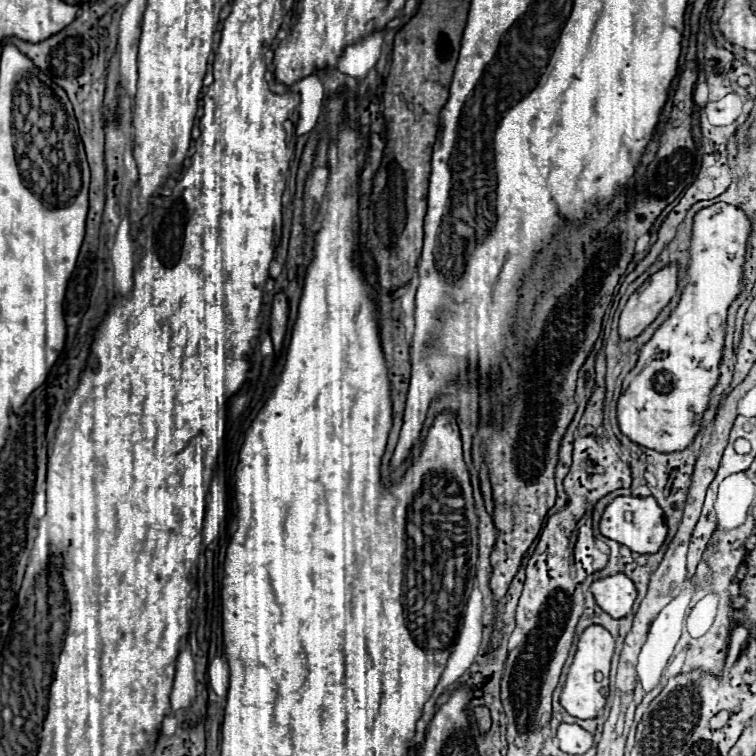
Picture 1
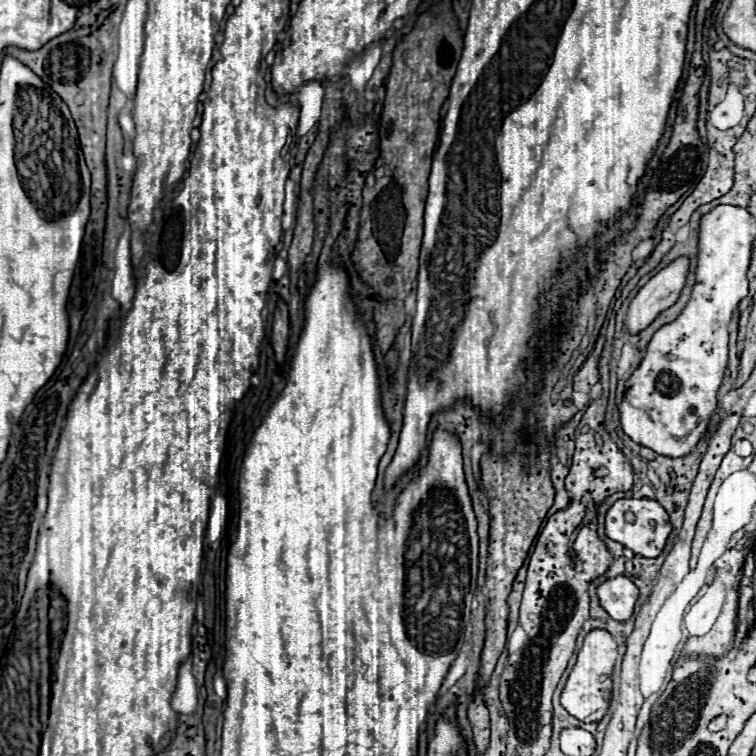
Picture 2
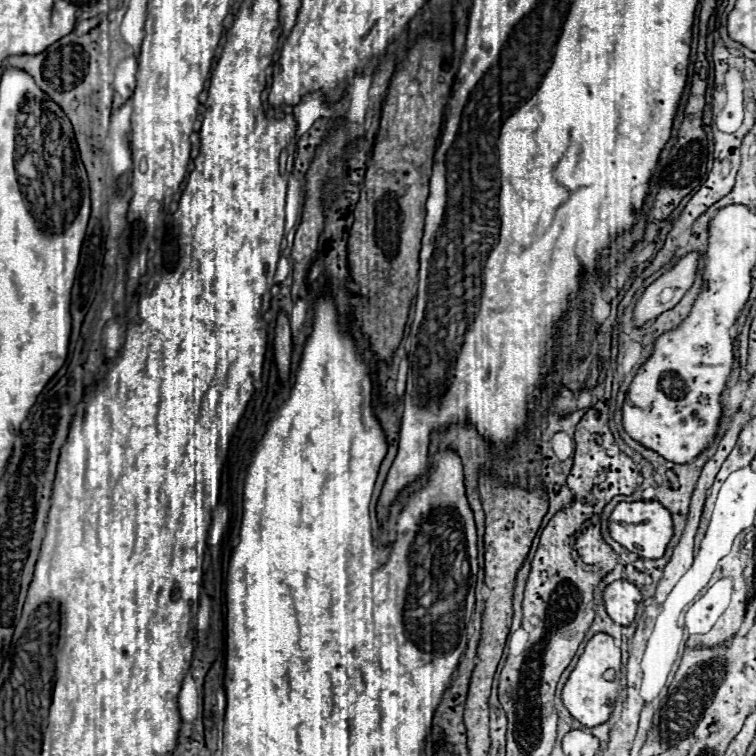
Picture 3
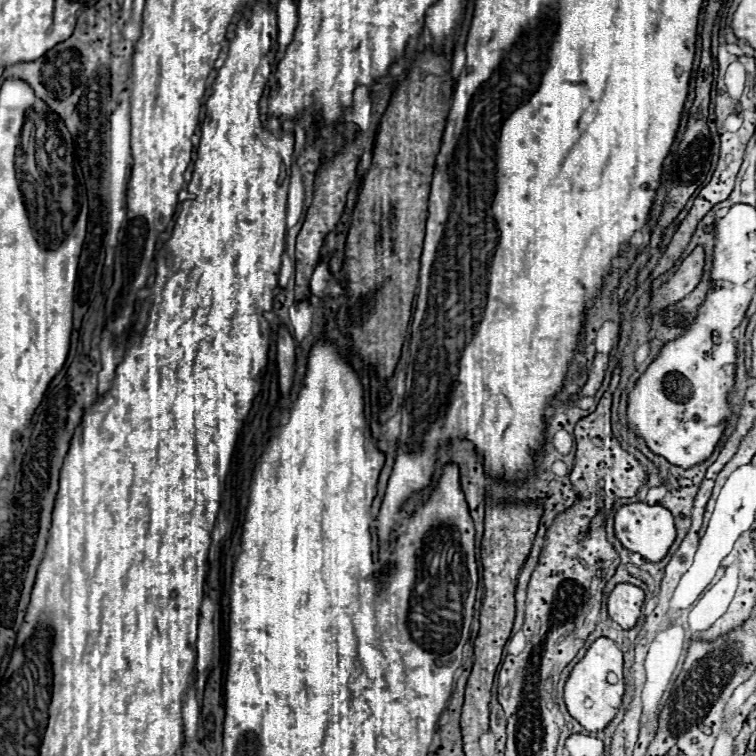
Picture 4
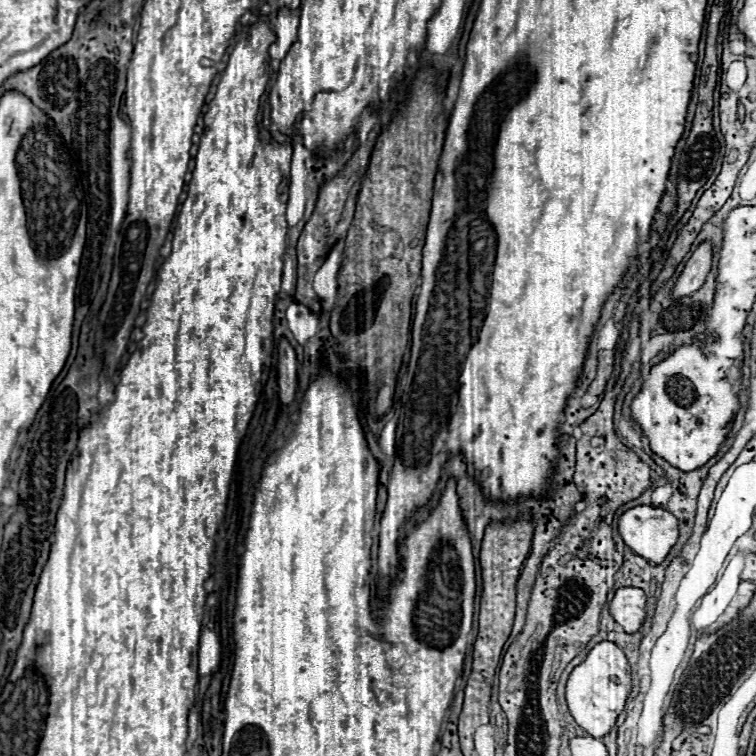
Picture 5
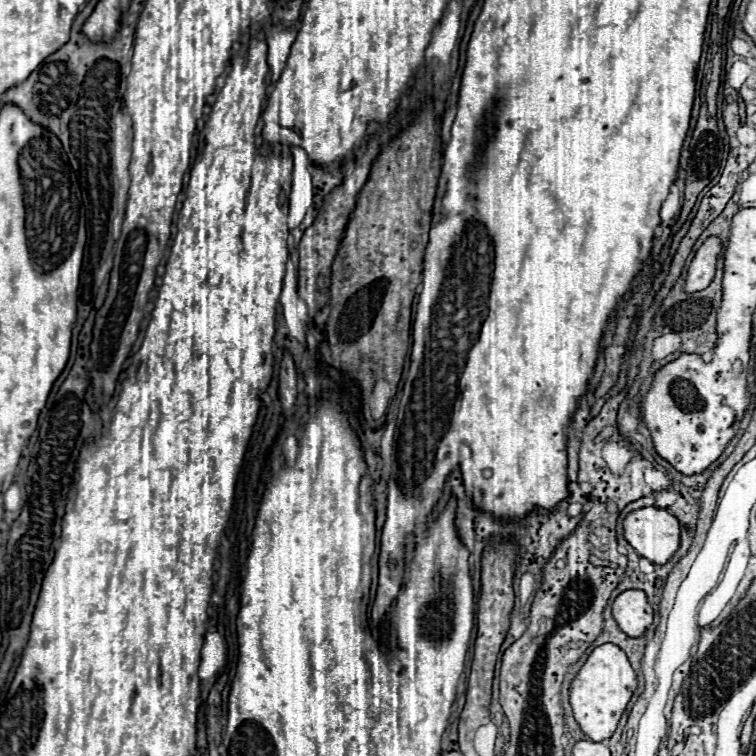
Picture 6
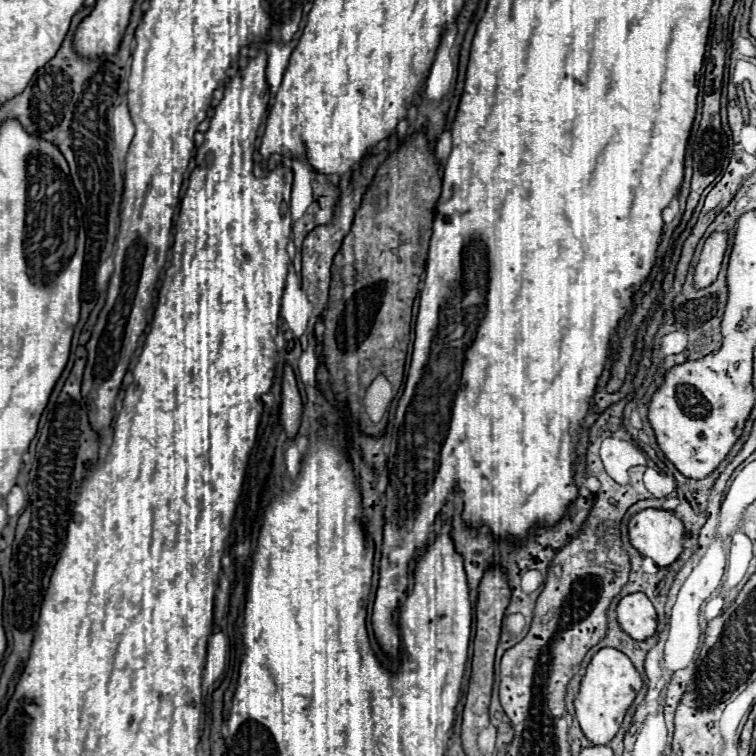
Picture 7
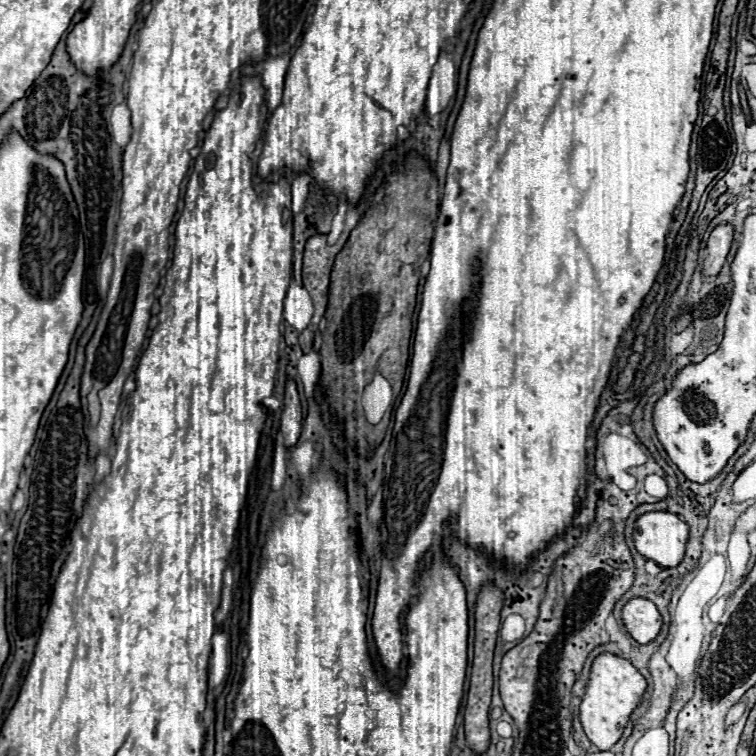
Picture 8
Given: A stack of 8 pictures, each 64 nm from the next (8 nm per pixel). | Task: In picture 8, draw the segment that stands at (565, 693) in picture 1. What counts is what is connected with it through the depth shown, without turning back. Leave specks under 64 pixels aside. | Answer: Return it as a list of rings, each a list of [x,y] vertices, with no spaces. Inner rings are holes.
[[[602,654],[594,660],[590,670],[590,680],[586,686],[586,696],[580,704],[580,720],[588,740],[598,750],[610,750],[620,740],[634,708],[642,702],[644,692],[646,692],[646,680],[628,660],[616,654]]]

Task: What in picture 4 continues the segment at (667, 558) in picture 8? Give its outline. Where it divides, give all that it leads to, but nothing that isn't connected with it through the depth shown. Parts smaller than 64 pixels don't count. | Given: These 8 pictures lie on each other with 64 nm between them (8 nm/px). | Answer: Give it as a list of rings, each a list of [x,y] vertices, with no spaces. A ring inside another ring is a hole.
[[[638,502],[638,504],[622,506],[614,518],[614,532],[616,532],[616,538],[624,544],[624,548],[640,554],[648,562],[660,562],[668,554],[668,548],[672,546],[672,542],[676,540],[674,516],[660,504],[648,506],[644,502]]]

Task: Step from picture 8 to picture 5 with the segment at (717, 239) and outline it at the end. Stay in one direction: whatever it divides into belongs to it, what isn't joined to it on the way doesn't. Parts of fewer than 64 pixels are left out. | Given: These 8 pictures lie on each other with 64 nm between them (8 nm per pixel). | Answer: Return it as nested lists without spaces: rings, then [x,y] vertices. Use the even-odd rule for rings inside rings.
[[[706,240],[696,248],[696,252],[686,262],[682,274],[678,276],[672,296],[674,298],[688,296],[690,292],[696,292],[698,288],[702,288],[702,284],[710,274],[710,268],[712,268],[712,242]]]

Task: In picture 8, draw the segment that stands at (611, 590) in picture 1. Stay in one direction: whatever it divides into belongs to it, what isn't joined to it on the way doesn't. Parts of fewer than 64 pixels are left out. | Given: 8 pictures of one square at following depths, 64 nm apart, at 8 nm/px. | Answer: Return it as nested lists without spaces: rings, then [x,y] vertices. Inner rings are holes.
[[[632,598],[622,608],[622,622],[630,632],[630,636],[640,644],[652,642],[662,628],[660,612],[656,610],[654,602],[646,598]]]

